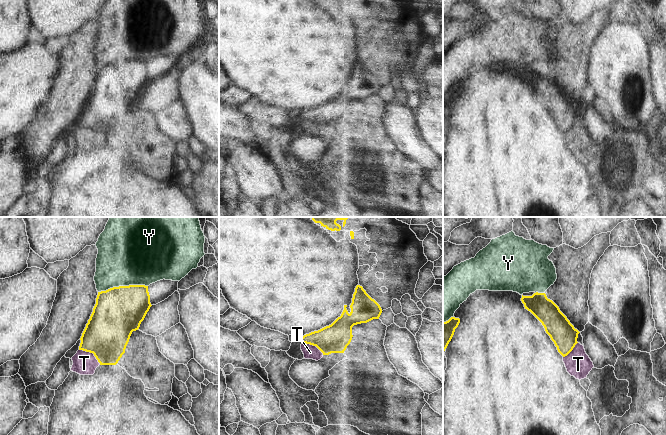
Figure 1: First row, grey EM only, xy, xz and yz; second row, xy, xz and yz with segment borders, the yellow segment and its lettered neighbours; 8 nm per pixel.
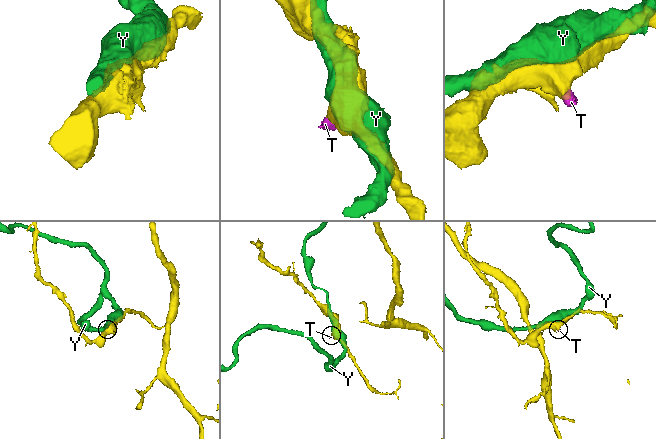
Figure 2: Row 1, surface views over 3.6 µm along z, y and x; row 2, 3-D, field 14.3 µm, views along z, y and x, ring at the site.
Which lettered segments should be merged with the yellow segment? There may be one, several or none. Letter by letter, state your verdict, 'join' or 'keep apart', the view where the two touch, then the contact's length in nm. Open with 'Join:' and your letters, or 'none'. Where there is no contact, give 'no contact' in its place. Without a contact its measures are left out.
Join: none
T: keep apart; meets yellow in xy; contact 220 nm long
Y: keep apart; meets yellow in xy; contact 400 nm long

